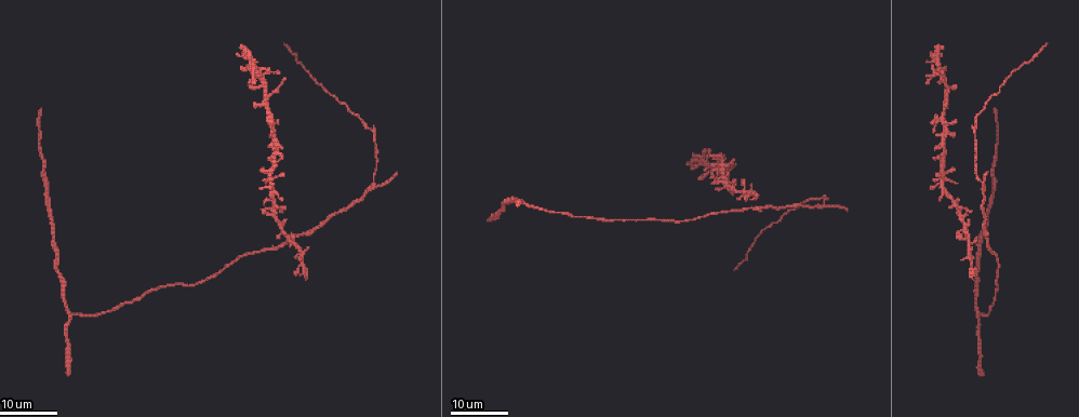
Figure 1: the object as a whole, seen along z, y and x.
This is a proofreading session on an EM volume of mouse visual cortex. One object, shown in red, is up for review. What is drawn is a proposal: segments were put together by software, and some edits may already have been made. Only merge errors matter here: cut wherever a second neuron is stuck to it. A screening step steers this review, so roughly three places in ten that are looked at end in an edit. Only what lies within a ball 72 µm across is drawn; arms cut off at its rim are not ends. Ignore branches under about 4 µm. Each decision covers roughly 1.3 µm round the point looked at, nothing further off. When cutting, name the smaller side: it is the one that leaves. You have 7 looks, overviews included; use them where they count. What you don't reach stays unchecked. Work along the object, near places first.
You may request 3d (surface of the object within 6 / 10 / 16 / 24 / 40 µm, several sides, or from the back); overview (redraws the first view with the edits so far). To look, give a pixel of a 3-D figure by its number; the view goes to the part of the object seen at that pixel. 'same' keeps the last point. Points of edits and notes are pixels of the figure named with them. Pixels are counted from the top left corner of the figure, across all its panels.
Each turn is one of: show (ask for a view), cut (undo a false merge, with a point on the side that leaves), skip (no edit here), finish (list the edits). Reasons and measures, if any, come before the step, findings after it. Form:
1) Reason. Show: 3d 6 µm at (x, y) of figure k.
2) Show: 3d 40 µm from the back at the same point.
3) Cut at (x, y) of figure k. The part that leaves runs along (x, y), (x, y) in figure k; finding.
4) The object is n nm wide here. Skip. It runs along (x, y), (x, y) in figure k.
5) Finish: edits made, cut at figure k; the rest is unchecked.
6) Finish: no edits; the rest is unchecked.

Small branch off a trunk. Show: 3d 24 µm at (824, 206) of figure 1.

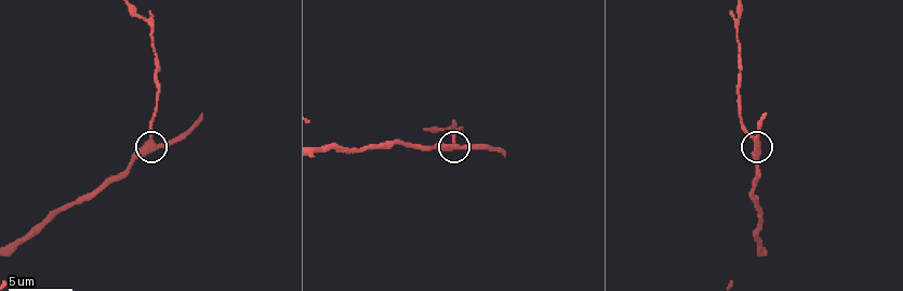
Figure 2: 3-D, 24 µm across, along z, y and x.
Show: 3d 10 µm at (152, 142) of figure 2.

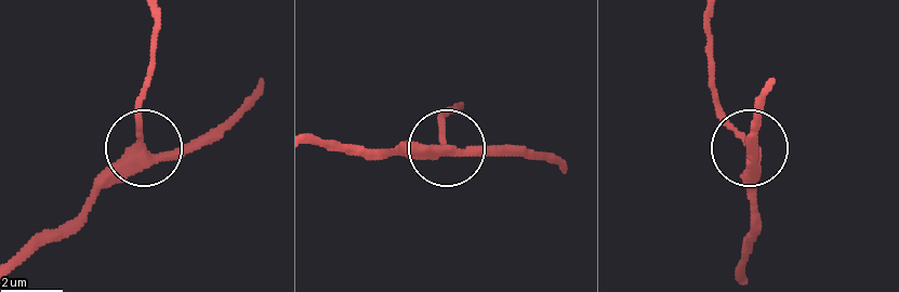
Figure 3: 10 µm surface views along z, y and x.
Skip. It runs along (15, 268), (62, 235), (139, 158), (177, 158), (214, 142) in figure 3; continuous, no second neuron.

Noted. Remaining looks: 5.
Small branch off a trunk. Show: 3d 16 µm at (948, 96) of figure 1.

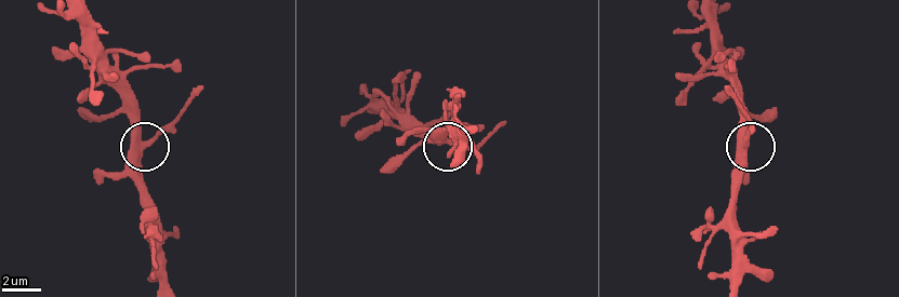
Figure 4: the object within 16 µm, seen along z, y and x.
Zoom in. Show: 3d 6 µm at (746, 141) of figure 4.

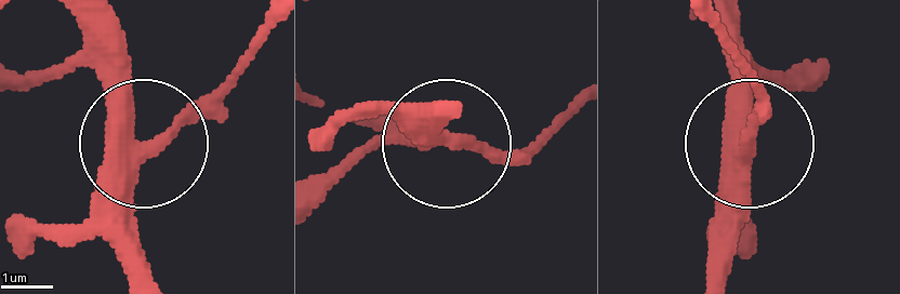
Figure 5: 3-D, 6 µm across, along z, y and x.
Skip. It runs along (153, 275), (132, 158), (239, 72) in figure 5; all the same neuron.

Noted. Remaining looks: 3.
Four arms meet. Show: 3d 24 µm at (722, 163) of figure 1.

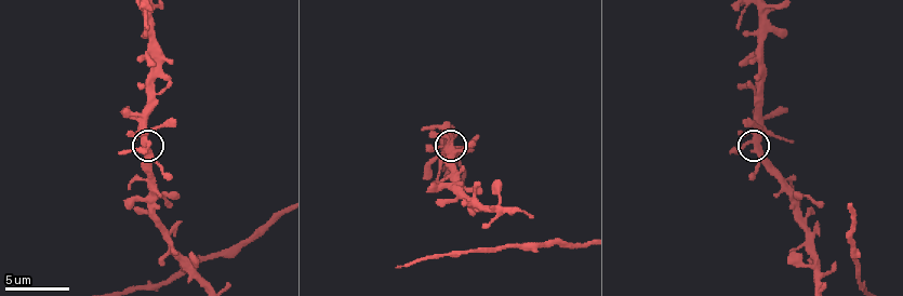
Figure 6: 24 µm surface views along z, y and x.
Show: 3d 10 µm at (146, 141) of figure 6.

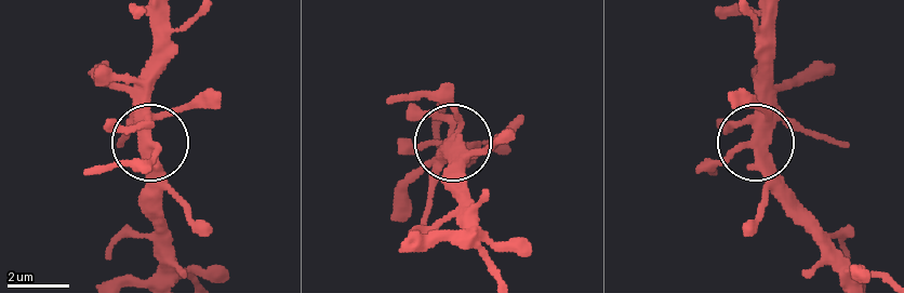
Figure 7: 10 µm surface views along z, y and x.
The object is 340 nm wide here. Skip. It runs along (171, 276), (153, 149), (119, 165) in figure 7; one neuron here.

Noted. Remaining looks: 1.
Finish: no edits; the rest is unchecked.

